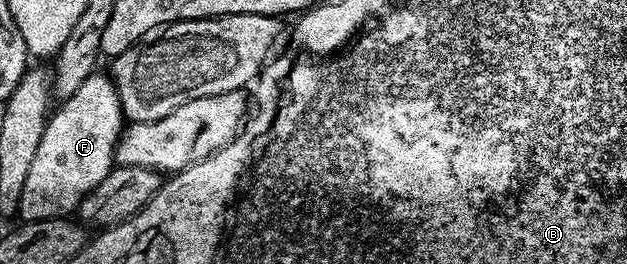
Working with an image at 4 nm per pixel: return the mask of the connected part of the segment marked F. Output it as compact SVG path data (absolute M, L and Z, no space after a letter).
M94 74L74 90L68 100L63 101L49 115L48 125L44 127L42 142L38 142L38 154L34 154L34 162L30 166L30 174L26 174L26 186L22 186L20 199L19 219L24 222L33 220L54 220L68 214L84 201L84 196L114 167L116 143L119 142L121 133L126 127L124 111L116 93L111 75Z

